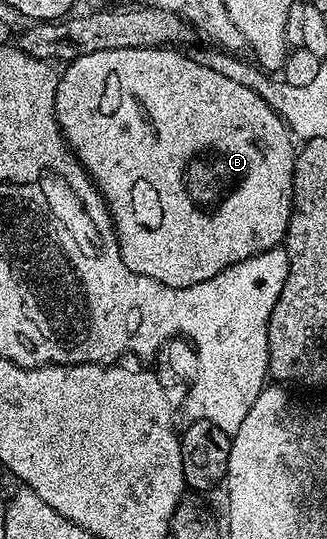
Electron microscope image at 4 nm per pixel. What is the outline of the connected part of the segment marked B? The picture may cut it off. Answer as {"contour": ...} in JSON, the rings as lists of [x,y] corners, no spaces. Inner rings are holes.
{"contour":[[[176,48],[99,50],[78,56],[67,63],[63,70],[56,83],[56,119],[68,146],[83,166],[84,173],[108,205],[112,227],[116,229],[116,239],[120,245],[120,255],[130,272],[150,276],[150,280],[158,280],[170,288],[190,288],[194,284],[202,284],[202,280],[218,276],[218,272],[250,256],[273,250],[283,243],[292,215],[292,185],[297,151],[294,146],[292,150],[294,138],[287,123],[257,92],[242,87],[237,81],[211,68],[196,64],[188,58],[187,53]]]}

